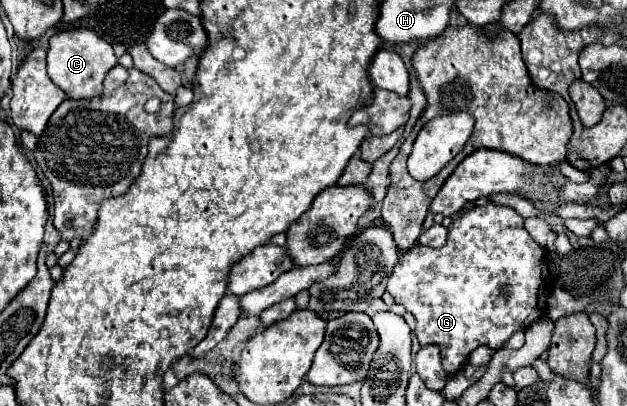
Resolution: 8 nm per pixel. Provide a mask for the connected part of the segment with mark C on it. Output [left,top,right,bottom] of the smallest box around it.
[48,28,116,98]

